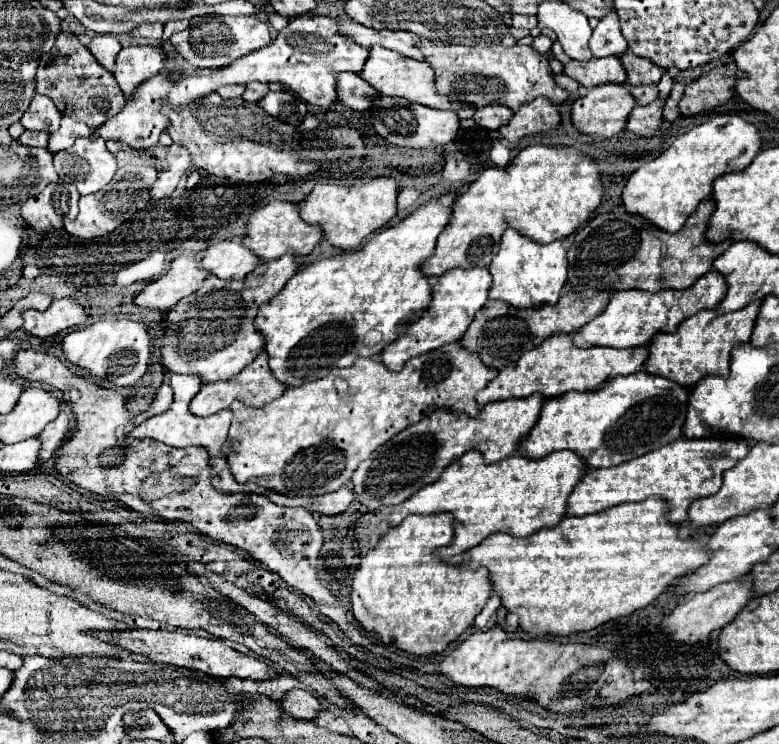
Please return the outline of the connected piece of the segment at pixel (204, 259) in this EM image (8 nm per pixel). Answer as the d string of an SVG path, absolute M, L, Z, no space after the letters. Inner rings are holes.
M243 238L211 244L199 260L199 268L223 280L243 280L257 264L259 258L243 246Z

